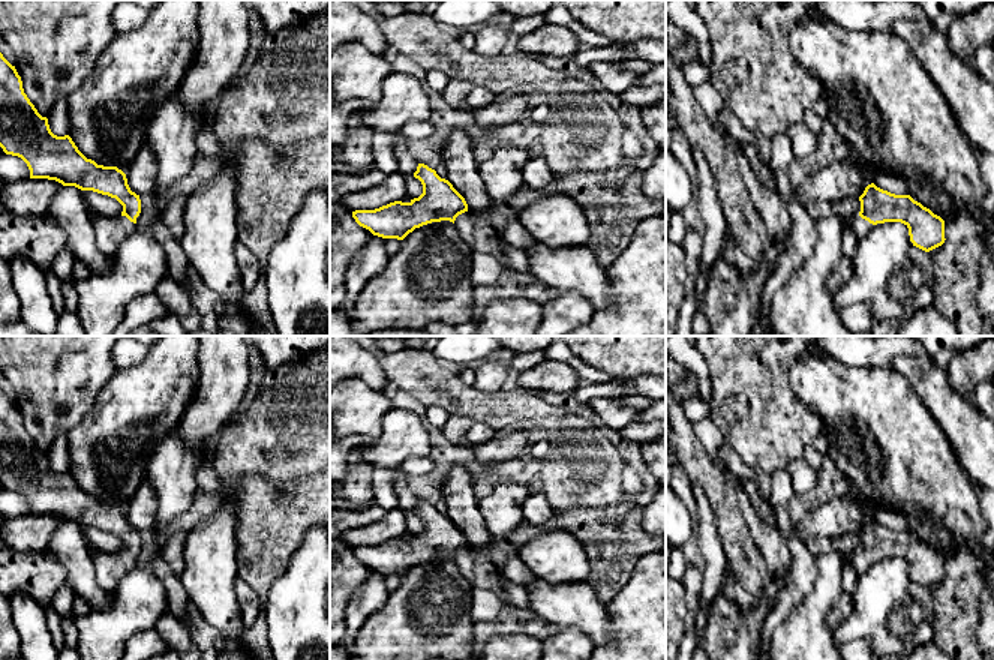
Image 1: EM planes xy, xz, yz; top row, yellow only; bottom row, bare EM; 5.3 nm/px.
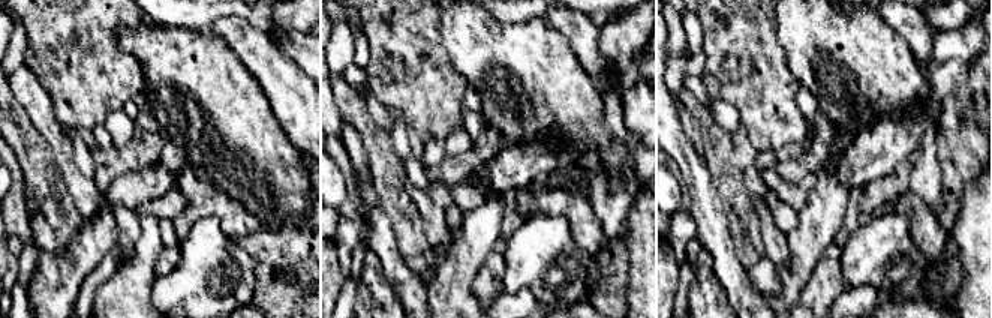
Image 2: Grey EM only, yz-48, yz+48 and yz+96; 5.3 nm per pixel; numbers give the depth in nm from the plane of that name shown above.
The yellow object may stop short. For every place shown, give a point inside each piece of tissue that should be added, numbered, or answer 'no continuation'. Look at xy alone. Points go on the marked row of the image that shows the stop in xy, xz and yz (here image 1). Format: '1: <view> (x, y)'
1: xy (108, 233)

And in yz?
1: yz (861, 227)

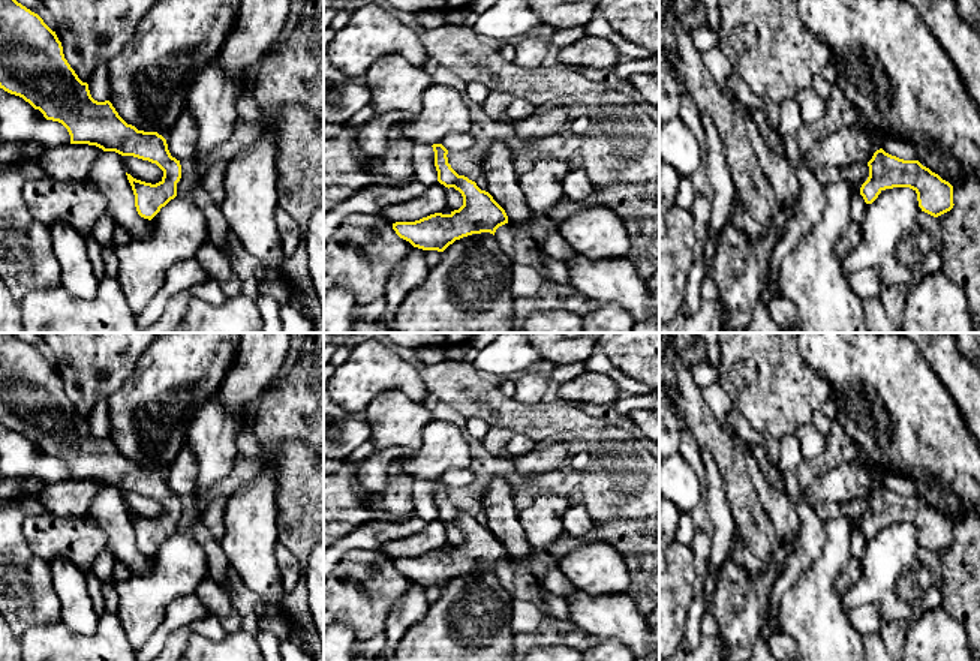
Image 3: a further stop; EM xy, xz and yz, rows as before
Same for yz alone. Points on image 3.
no continuation

